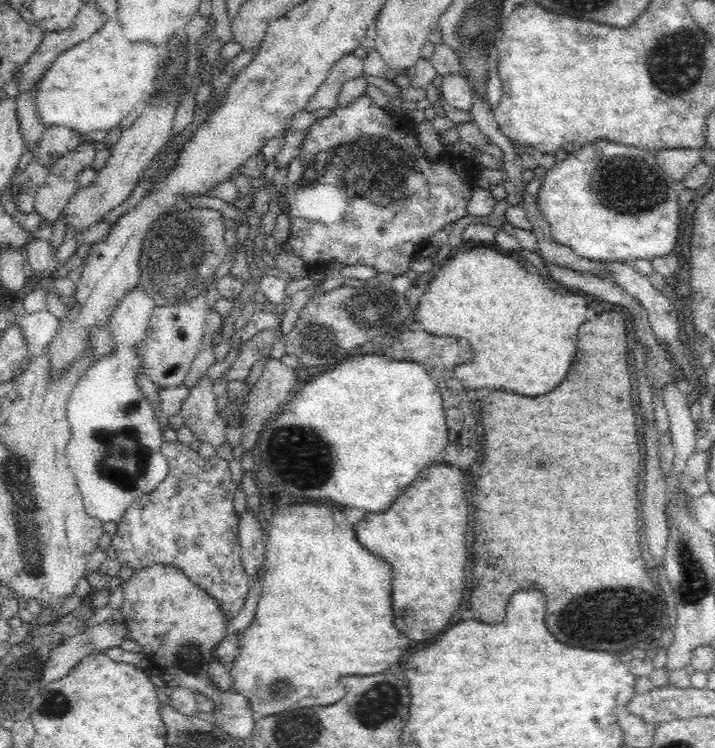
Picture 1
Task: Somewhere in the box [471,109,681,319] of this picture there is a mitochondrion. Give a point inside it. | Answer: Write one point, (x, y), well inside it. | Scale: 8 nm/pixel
(623, 187)

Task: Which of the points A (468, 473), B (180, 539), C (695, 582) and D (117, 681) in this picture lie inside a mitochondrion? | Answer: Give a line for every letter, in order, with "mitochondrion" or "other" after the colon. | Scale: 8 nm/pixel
A: other
B: other
C: mitochondrion
D: other

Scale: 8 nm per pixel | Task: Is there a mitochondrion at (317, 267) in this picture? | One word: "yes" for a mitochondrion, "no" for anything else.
no

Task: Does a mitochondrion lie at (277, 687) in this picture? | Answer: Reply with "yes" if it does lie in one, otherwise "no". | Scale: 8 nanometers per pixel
yes

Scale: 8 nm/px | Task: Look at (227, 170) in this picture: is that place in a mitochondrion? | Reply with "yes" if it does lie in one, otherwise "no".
no

